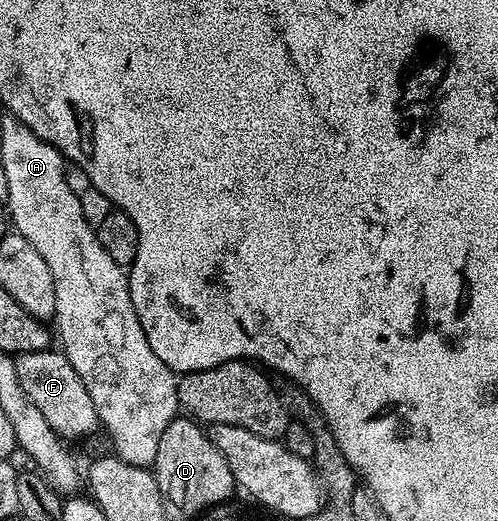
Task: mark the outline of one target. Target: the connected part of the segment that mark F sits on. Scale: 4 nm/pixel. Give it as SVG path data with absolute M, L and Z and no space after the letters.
M56 349L16 355L19 384L23 384L23 392L31 396L31 404L35 404L35 408L43 412L47 424L51 424L55 433L65 440L81 438L93 429L98 429L95 404L91 404L91 396L87 393L87 388L83 388L79 372L71 368L71 360L67 360L67 356L60 349Z

